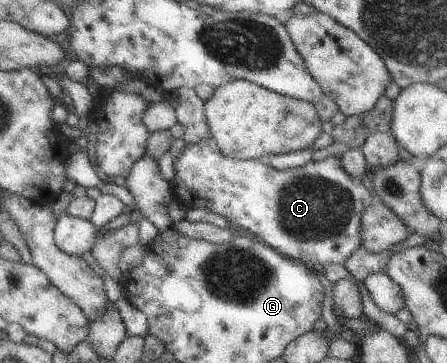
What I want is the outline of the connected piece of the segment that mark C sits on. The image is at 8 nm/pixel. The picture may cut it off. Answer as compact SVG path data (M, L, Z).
M212 136L195 145L182 145L175 159L174 199L186 210L199 207L222 215L229 222L261 237L281 255L302 261L306 266L345 264L362 245L362 214L377 201L361 179L347 174L339 157L309 161L303 167L277 171L265 160L236 160L221 153Z

